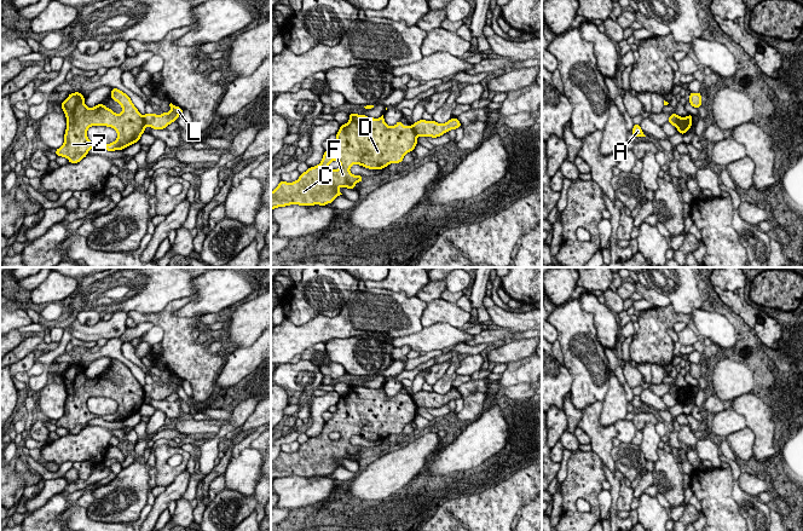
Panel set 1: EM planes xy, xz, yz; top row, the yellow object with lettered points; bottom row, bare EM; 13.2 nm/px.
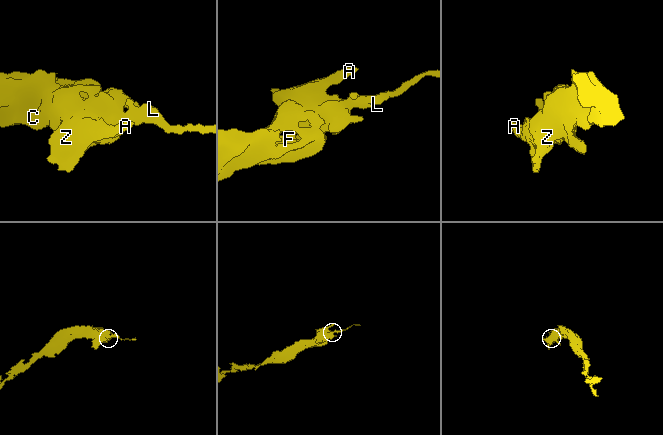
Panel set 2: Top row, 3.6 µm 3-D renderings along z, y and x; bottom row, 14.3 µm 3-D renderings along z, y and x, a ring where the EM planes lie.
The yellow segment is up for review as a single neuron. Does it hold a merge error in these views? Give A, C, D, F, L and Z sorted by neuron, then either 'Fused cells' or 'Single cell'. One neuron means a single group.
Groups: A C D F Z / L. Fused cells

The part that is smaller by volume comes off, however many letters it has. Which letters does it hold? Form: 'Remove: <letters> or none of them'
Remove: L

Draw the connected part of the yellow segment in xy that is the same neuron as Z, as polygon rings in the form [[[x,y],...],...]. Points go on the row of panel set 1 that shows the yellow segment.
[[[112,88],[111,99],[122,106],[121,114],[115,114],[102,103],[88,108],[85,97],[80,92],[70,93],[62,103],[62,110],[67,117],[64,144],[56,150],[56,155],[65,157],[70,163],[79,163],[87,152],[99,146],[87,137],[91,126],[106,126],[117,132],[117,139],[109,145],[103,145],[108,151],[123,150],[138,143],[145,132],[144,117],[132,103],[132,99],[117,88]]]

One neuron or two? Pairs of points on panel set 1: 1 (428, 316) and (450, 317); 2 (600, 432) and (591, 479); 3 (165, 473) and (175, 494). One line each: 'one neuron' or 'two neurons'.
1: one neuron
2: two neurons
3: two neurons

